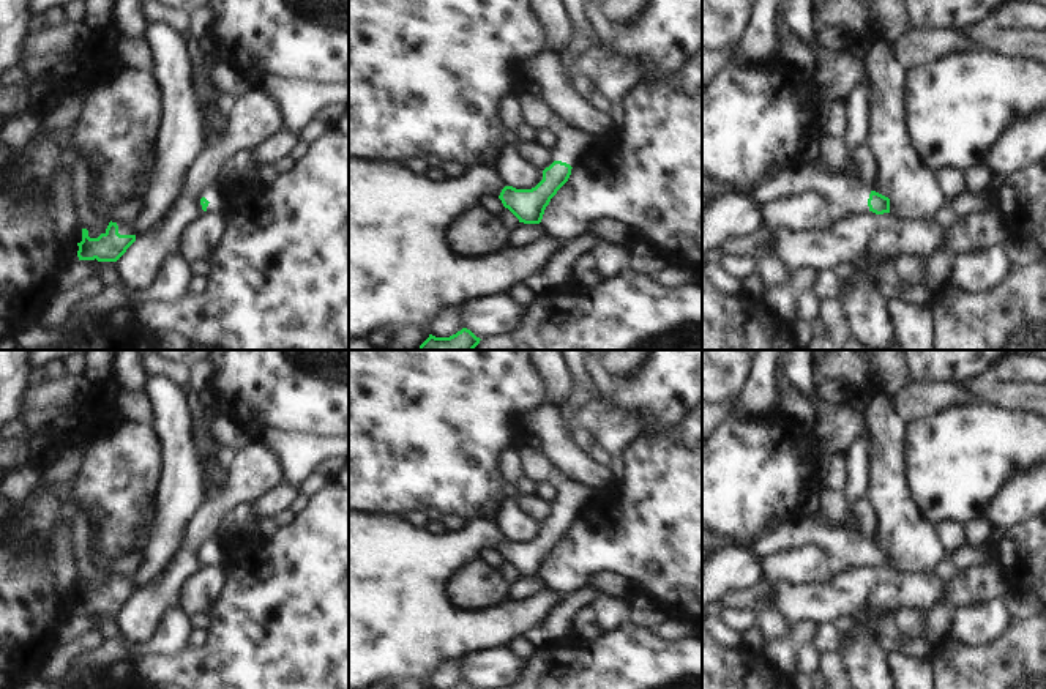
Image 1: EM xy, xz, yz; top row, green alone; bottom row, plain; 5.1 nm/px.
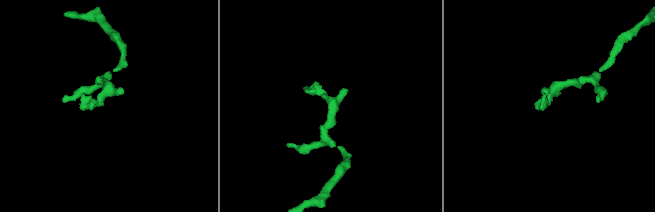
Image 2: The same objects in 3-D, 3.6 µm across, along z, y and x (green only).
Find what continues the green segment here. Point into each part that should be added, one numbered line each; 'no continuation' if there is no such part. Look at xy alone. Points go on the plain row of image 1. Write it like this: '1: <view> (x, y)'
1: xy (216, 549)

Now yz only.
1: yz (844, 549)

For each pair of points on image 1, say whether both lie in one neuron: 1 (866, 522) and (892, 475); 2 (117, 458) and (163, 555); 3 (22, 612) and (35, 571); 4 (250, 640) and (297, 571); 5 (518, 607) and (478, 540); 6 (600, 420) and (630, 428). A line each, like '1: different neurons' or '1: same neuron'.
1: different neurons
2: different neurons
3: same neuron
4: same neuron
5: same neuron
6: same neuron

